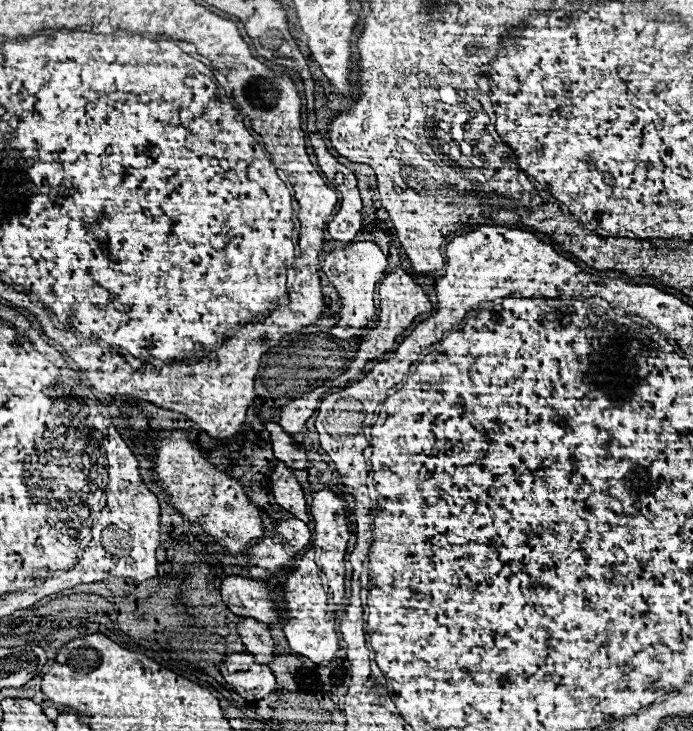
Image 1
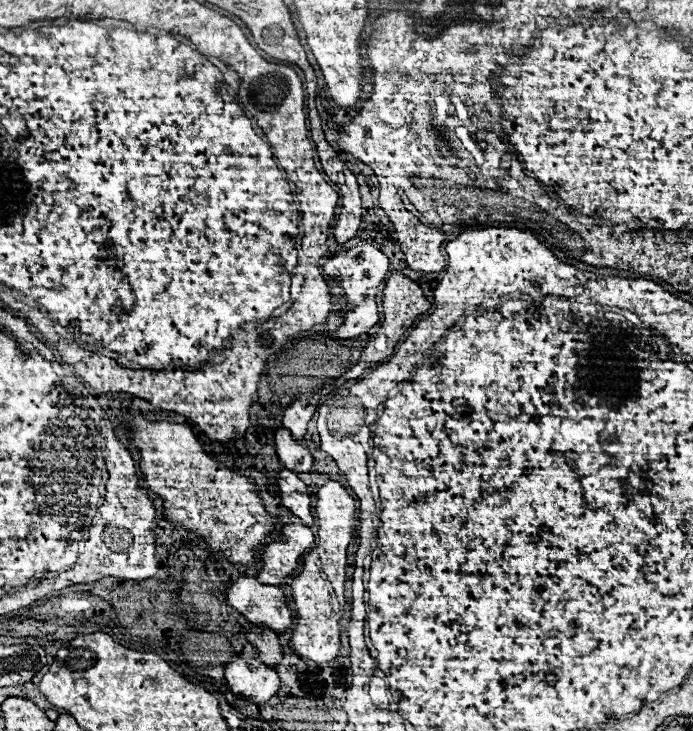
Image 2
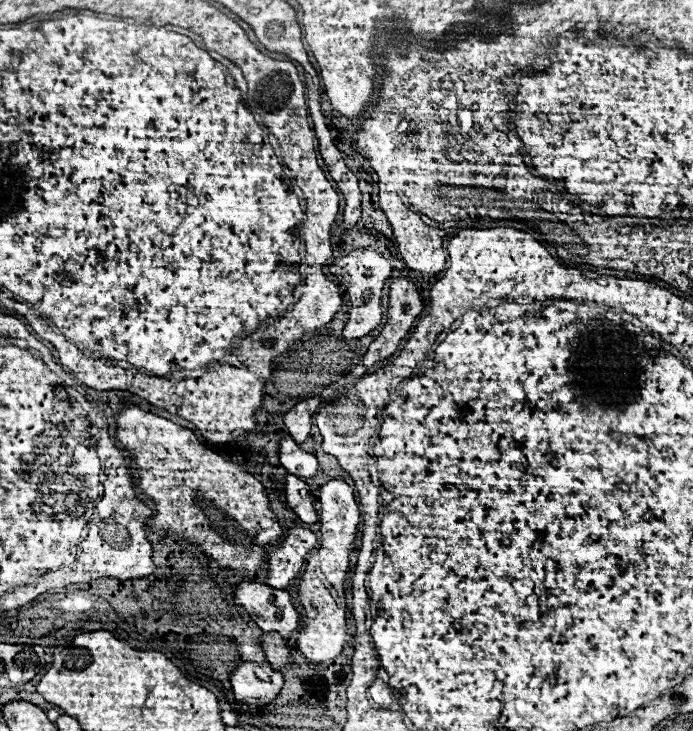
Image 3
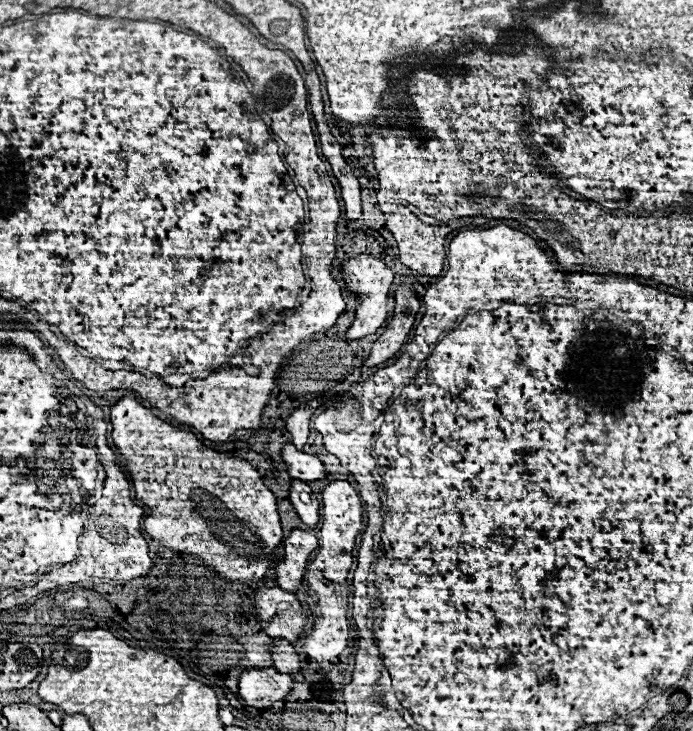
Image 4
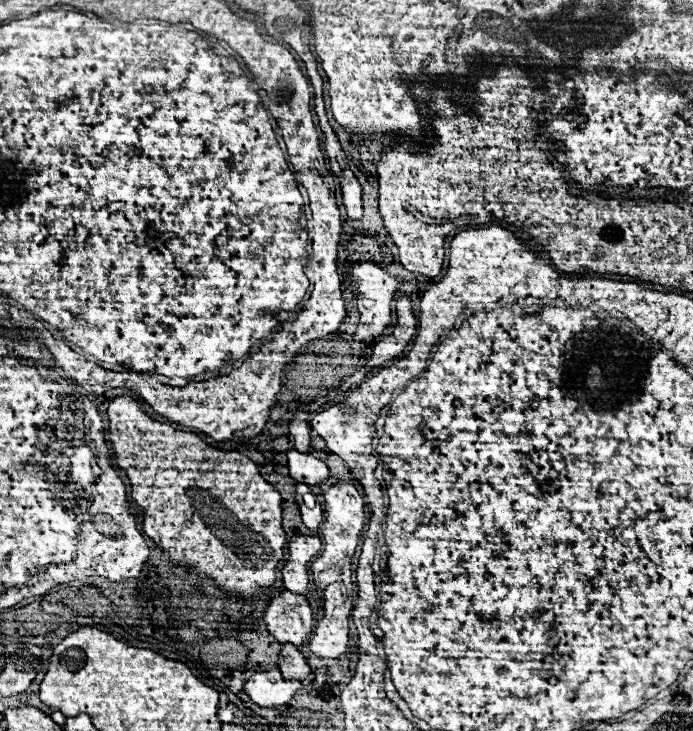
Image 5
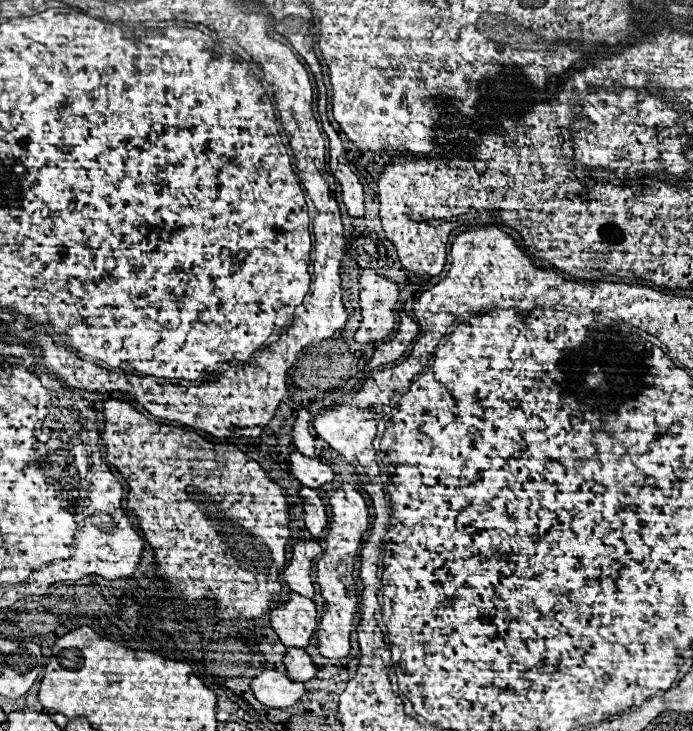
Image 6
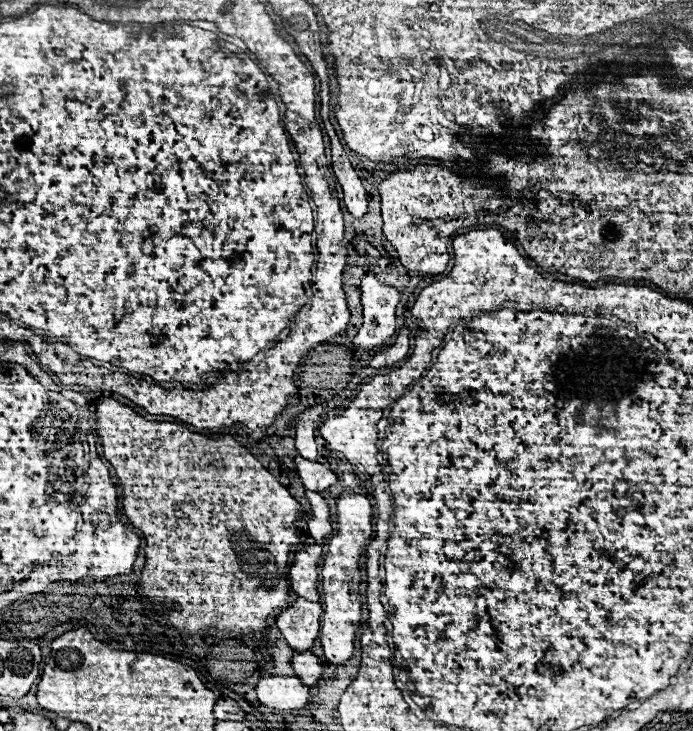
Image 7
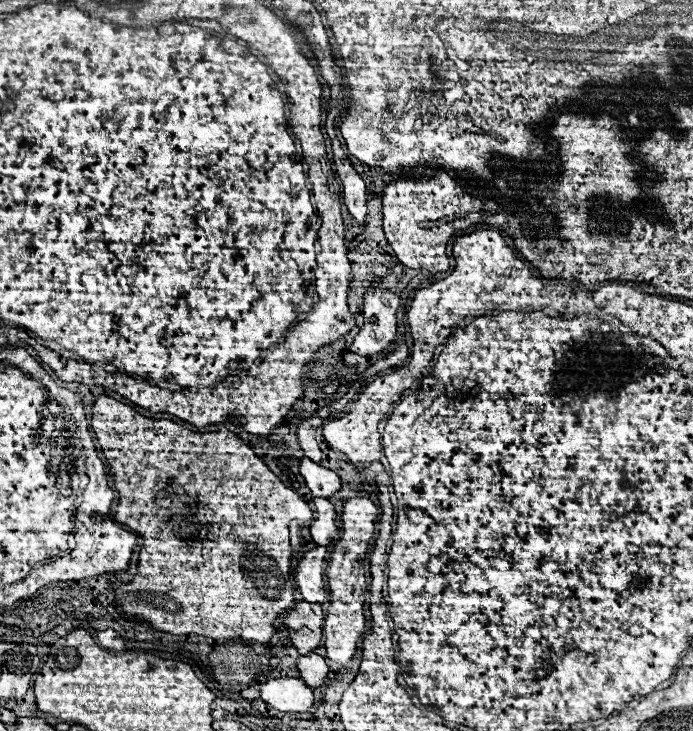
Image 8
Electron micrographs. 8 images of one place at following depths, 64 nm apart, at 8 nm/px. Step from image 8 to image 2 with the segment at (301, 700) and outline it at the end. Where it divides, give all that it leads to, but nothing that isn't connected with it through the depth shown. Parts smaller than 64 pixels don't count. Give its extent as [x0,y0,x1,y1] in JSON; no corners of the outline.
[224,658,280,700]

